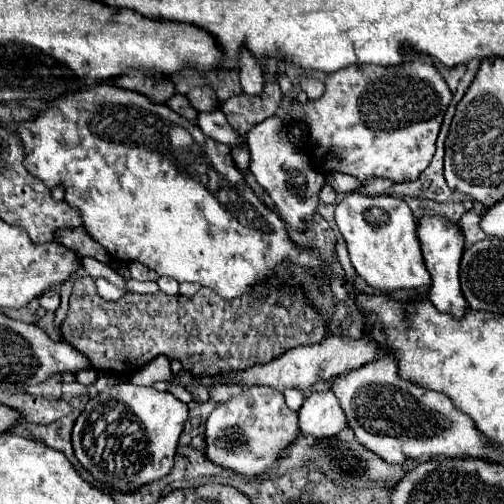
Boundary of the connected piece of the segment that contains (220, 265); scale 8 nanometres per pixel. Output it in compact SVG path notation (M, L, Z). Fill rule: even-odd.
M102 83L96 85L94 89L80 89L78 93L66 93L64 97L60 97L56 103L50 105L50 109L46 109L36 121L30 123L22 123L16 125L18 135L22 137L22 143L26 147L26 169L36 175L38 179L42 179L50 189L56 187L58 183L64 183L64 191L66 197L64 201L68 201L68 205L74 209L78 209L82 213L84 219L84 227L90 233L92 239L96 239L100 245L106 247L106 251L120 261L140 261L142 265L150 267L152 271L156 271L158 275L168 275L172 279L176 279L178 283L184 281L192 281L192 283L200 283L204 287L214 289L218 295L222 295L224 299L232 299L238 295L248 293L254 285L258 285L258 281L270 277L274 271L274 265L284 261L292 261L298 263L302 267L310 267L316 273L320 271L320 261L316 259L316 253L312 251L302 251L298 249L286 233L286 225L284 221L272 213L254 193L252 189L246 185L244 175L232 165L232 157L230 157L230 149L222 143L212 141L210 137L206 137L196 123L176 115L174 111L170 111L166 105L162 103L152 103L148 97L140 95L140 93L132 93L132 91L124 91L118 89L110 83Z

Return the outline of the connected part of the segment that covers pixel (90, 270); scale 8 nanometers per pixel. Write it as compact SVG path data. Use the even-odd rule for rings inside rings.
M82 257L82 259L80 259L80 265L82 265L82 267L86 269L86 273L88 273L90 277L94 277L94 279L104 277L104 279L108 279L110 283L122 287L122 289L126 287L126 281L124 281L120 275L116 275L108 265L104 265L104 263L100 263L100 261L92 259L92 257Z

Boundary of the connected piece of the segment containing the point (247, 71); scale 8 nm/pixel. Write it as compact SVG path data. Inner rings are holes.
M244 51L242 53L242 69L240 69L240 87L244 95L262 95L264 91L264 75L254 59Z

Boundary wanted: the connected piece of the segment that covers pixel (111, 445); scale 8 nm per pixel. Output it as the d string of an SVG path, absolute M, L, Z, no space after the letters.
M128 383L122 385L122 389L100 393L98 397L86 403L84 411L80 413L72 429L74 455L80 461L80 465L104 487L120 493L134 493L152 481L164 479L170 473L174 465L174 449L178 447L178 437L184 429L186 419L188 419L186 403L178 401L168 391L156 391L152 387Z

